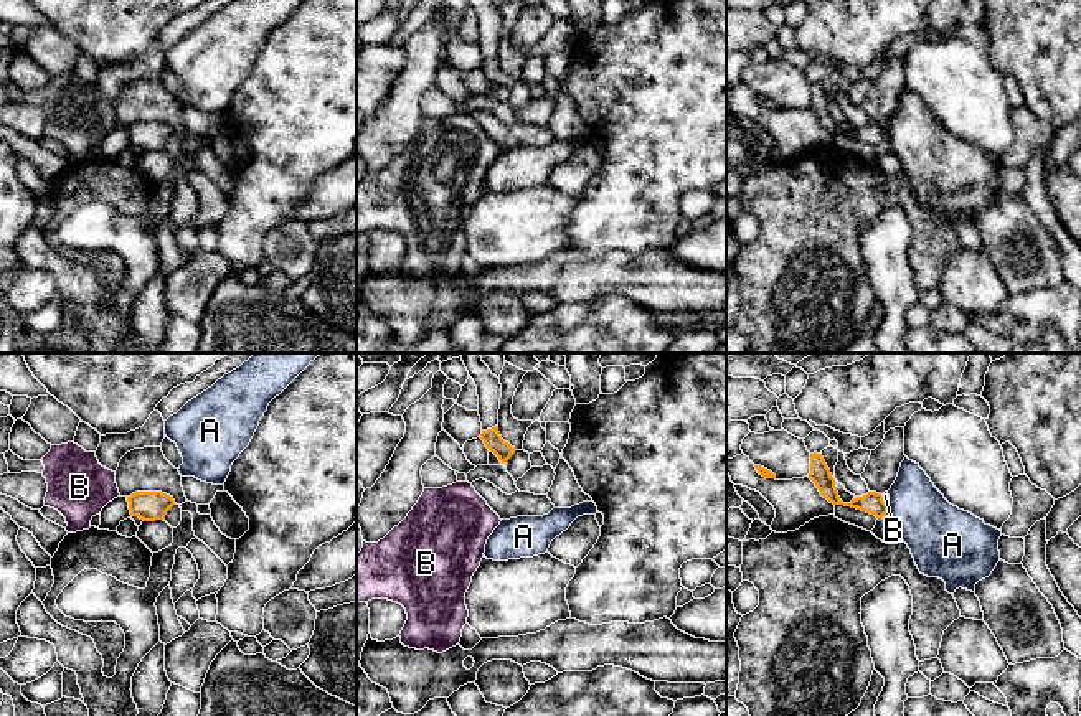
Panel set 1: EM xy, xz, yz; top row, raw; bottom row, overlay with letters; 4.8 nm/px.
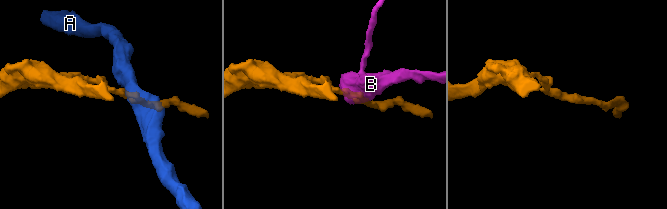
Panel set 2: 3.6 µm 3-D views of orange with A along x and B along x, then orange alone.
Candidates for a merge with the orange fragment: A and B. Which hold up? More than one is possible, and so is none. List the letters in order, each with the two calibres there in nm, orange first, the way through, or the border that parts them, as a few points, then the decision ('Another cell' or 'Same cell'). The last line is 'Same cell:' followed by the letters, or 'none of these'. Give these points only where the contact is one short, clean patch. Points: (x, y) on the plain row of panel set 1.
A: Thickness 100 nm (orange) against 300 nm. Boundary: yz (888, 136), (885, 146). Another cell
B: Thickness 100 nm (orange) against 30 nm. Boundary: yz (882, 126), (887, 136). Another cell
Same cell: none of these

